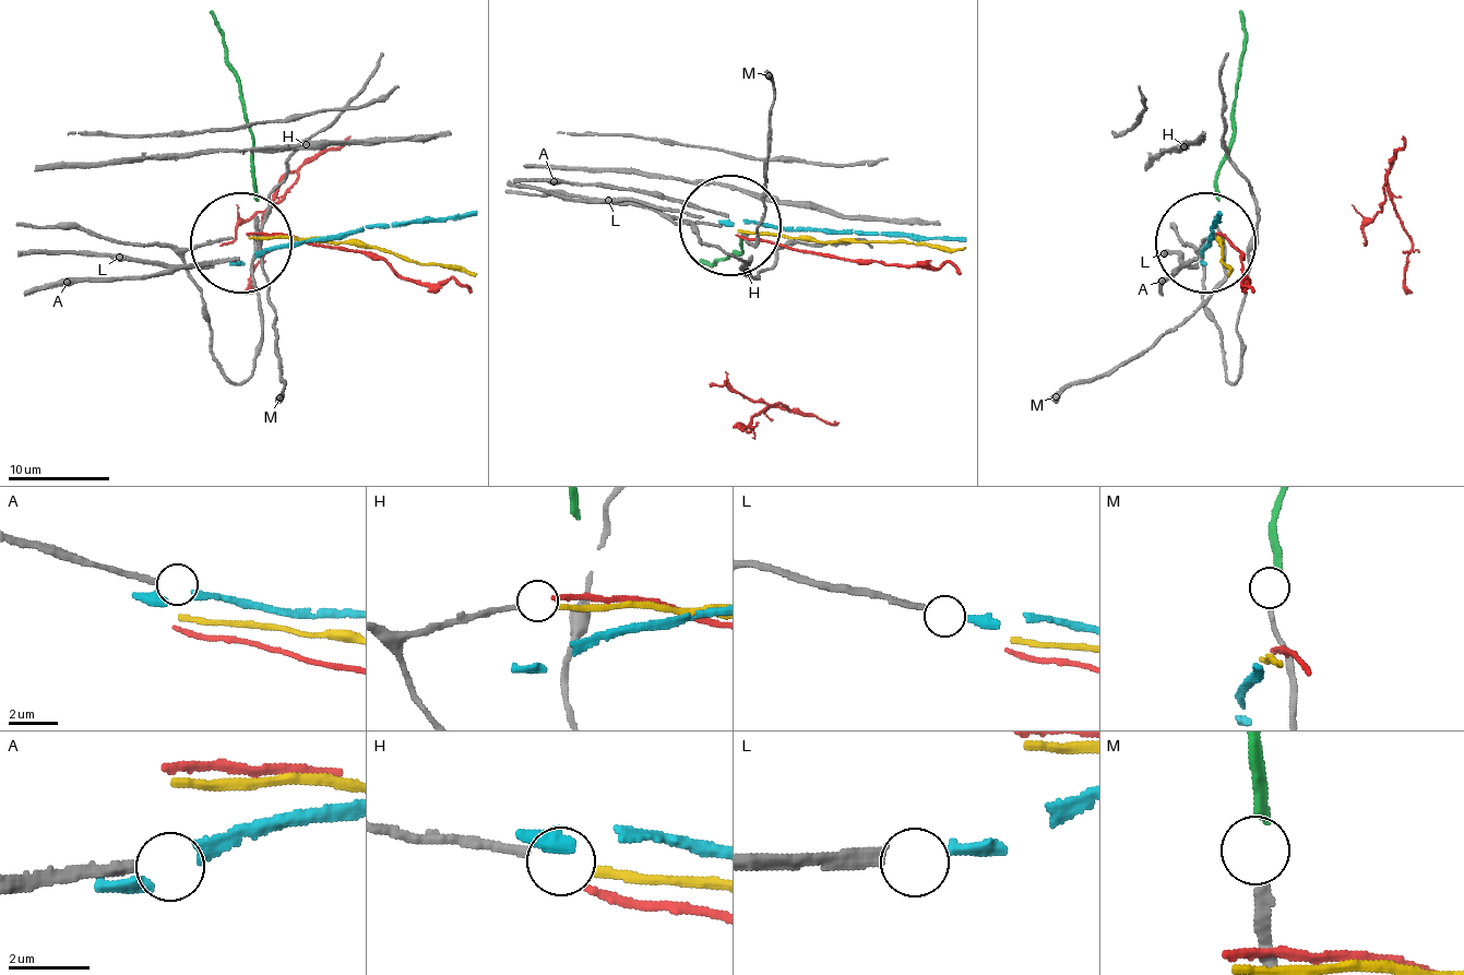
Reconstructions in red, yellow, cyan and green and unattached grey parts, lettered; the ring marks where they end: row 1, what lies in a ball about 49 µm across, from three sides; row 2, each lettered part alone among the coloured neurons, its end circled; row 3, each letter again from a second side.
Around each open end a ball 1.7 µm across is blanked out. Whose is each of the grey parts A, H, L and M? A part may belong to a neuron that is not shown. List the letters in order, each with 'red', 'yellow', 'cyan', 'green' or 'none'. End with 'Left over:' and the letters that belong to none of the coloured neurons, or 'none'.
A: none
H: yellow
L: cyan
M: green
Left over: A

